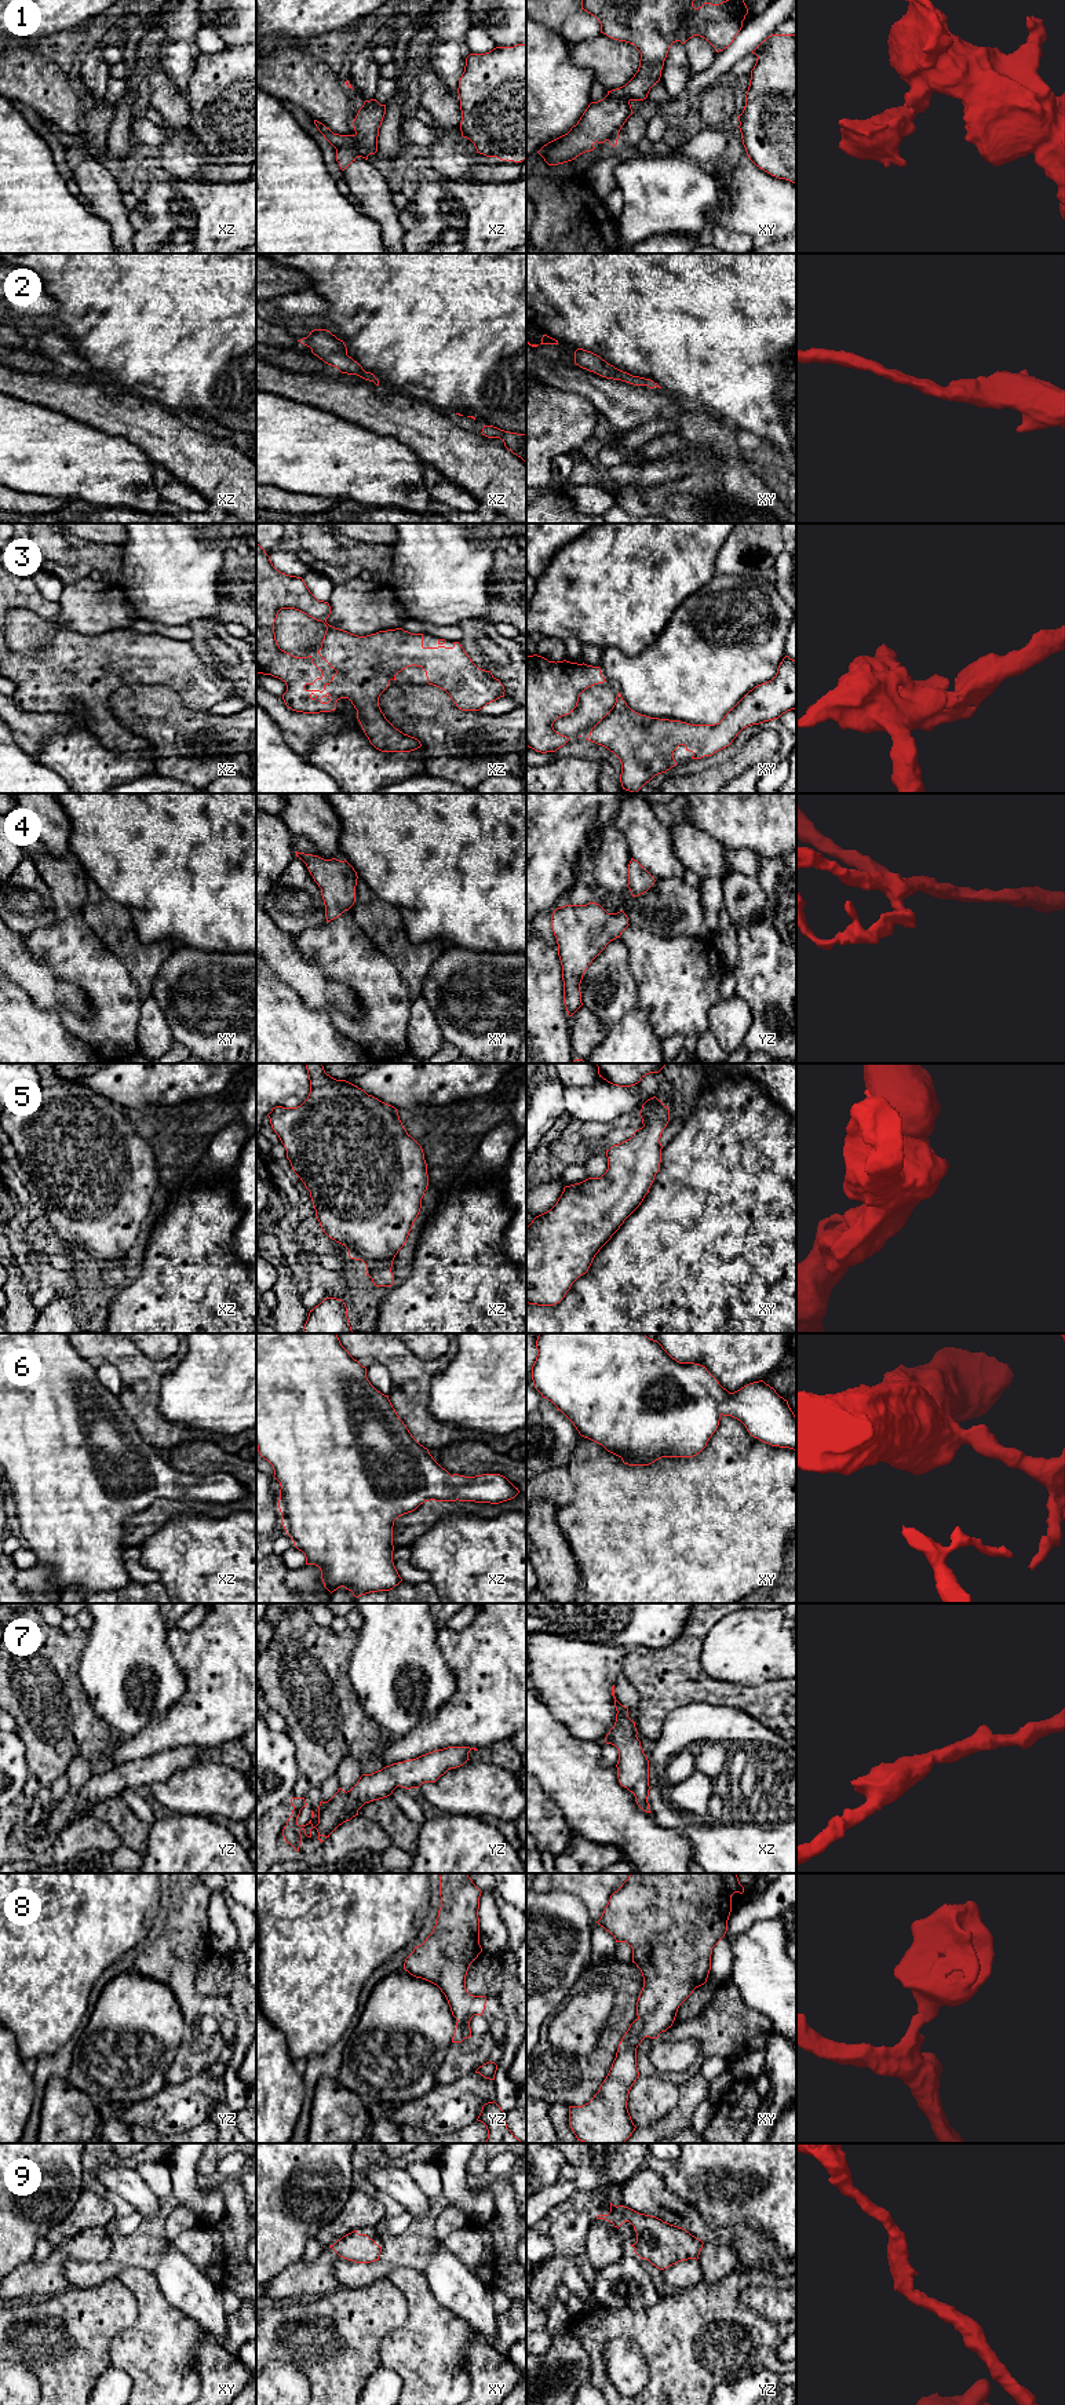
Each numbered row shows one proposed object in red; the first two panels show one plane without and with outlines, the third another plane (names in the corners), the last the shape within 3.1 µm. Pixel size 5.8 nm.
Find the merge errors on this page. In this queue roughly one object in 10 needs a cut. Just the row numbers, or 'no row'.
1

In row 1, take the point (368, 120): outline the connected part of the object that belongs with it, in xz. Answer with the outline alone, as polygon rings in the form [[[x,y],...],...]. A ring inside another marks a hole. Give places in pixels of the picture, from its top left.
[[[376,99],[365,101],[358,110],[353,127],[355,131],[355,145],[353,147],[336,150],[336,161],[344,171],[357,157],[368,160],[369,154],[378,152],[378,136],[386,105],[380,105]]]

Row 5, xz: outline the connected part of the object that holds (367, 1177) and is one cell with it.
[[[306,1063],[310,1094],[298,1107],[276,1106],[267,1114],[271,1128],[287,1150],[293,1172],[310,1191],[322,1231],[349,1249],[349,1256],[366,1264],[366,1276],[376,1287],[391,1287],[393,1260],[405,1245],[422,1208],[428,1186],[427,1164],[422,1146],[406,1132],[398,1112],[364,1090],[325,1073],[322,1063]]]

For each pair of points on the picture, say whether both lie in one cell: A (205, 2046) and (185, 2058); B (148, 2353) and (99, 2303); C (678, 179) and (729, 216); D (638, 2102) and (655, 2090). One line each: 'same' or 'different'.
A: same
B: different
C: different
D: same

